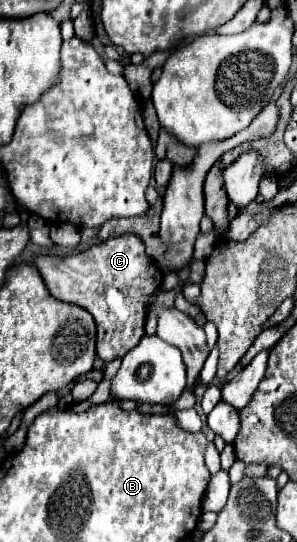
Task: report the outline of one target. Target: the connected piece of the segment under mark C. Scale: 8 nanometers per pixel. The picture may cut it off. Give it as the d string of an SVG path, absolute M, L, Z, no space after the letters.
M124 234L110 238L102 244L94 244L84 252L70 256L36 256L34 266L40 270L48 292L70 304L86 308L98 326L96 354L108 364L116 358L124 358L140 338L144 336L148 298L162 286L162 270L156 260L146 256L142 238Z

